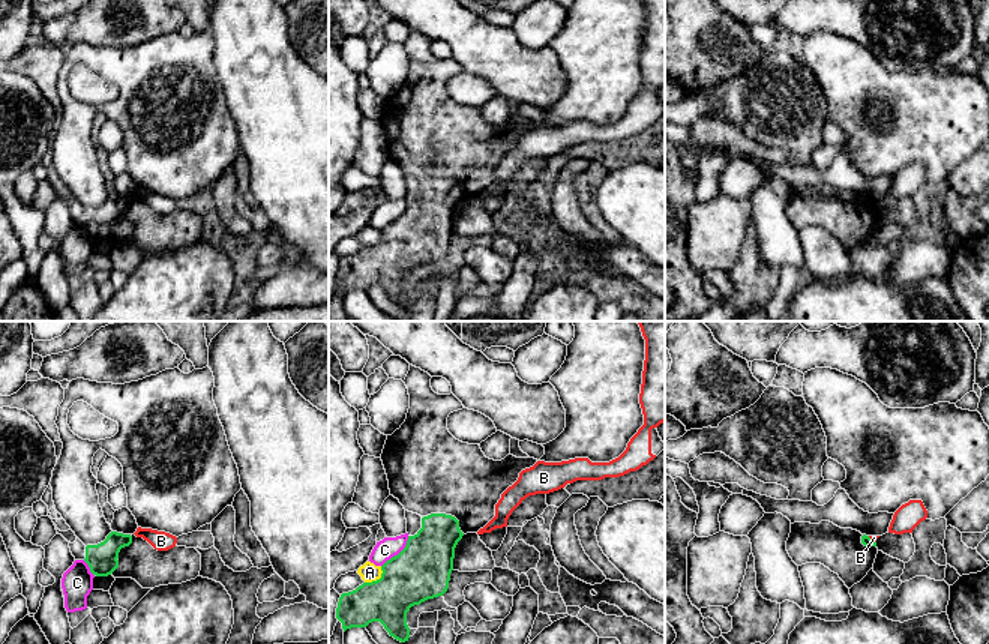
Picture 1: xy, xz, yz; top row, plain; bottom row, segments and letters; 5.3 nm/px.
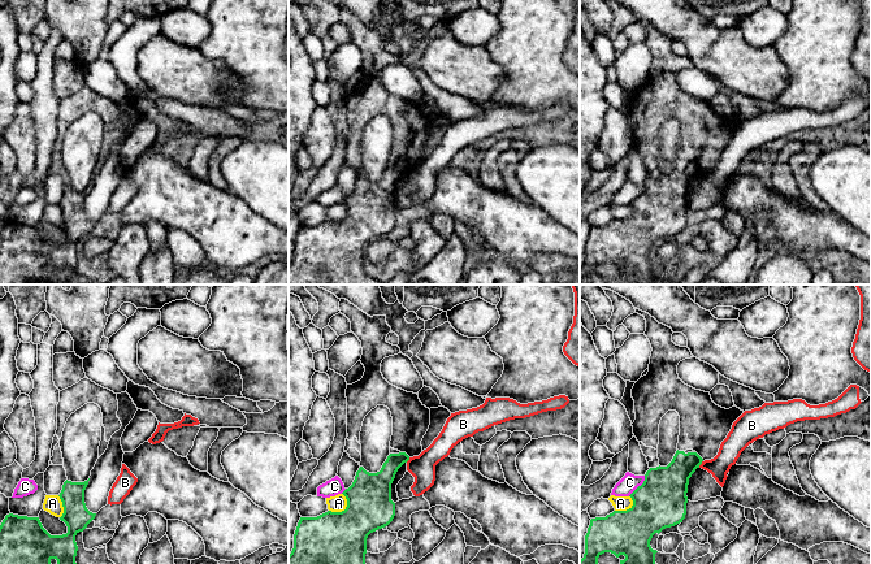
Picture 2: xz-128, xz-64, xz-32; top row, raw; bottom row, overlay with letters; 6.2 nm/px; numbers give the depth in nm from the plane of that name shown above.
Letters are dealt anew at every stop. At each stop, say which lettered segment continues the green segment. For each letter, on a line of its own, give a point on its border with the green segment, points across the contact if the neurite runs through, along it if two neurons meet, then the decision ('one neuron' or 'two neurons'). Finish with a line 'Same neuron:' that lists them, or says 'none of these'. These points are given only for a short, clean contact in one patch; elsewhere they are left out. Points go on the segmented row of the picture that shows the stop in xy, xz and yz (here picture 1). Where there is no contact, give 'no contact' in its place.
A: meets green in xz at (377, 580); two neurons
B: meets green in yz at (871, 539); border along yz (868, 536), (875, 542); two neurons
C: meets green in xz at (399, 553); two neurons
Same neuron: none of these

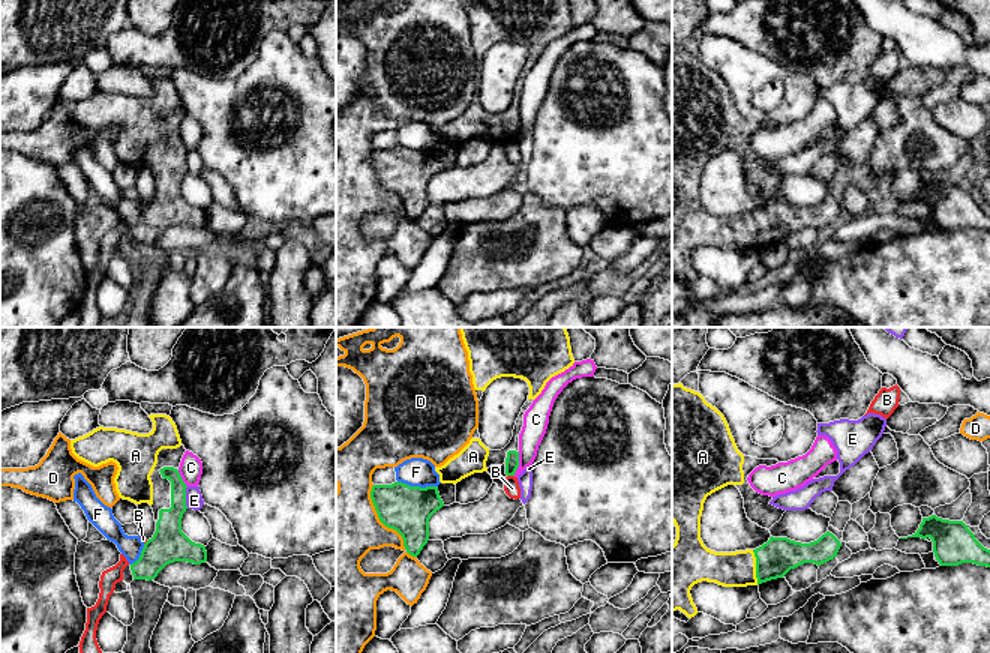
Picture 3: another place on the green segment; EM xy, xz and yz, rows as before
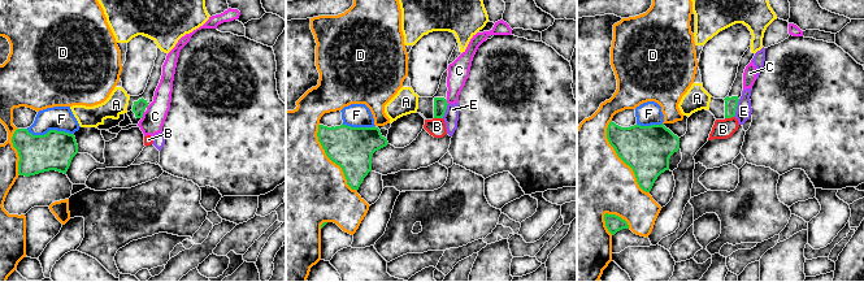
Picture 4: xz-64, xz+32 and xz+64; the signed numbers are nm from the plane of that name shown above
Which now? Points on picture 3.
A: meets green in yz at (756, 568); runs through yz (774, 559), (756, 568), (729, 569); one neuron
B: meets green in xz at (510, 475); two neurons
C: meets green in xz at (518, 464); border along xz (519, 452), (519, 466), (513, 475); two neurons
D: meets green in xz at (380, 520); two neurons
E: meets green in xy at (185, 497); border along xy (188, 487), (186, 508); two neurons
F: meets green in xz at (417, 487); two neurons
Same neuron: A

